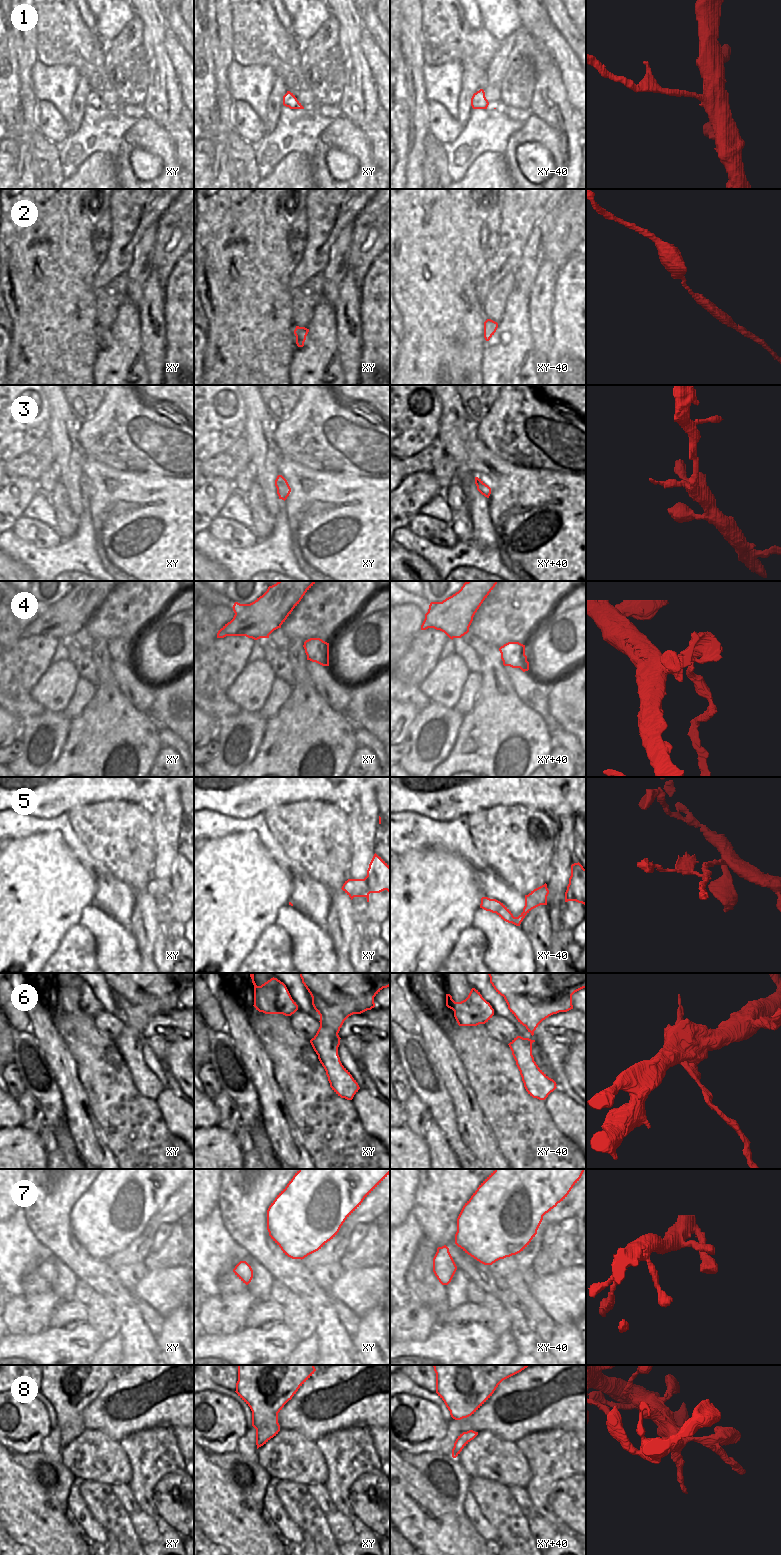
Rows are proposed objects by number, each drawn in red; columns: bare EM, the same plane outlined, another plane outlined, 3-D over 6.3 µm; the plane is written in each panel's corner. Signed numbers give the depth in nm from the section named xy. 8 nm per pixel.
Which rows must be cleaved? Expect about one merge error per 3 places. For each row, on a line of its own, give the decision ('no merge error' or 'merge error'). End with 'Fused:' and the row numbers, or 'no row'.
1: merge error
2: no merge error
3: no merge error
4: merge error
5: no merge error
6: merge error
7: no merge error
8: no merge error
Fused: 1, 4, 6

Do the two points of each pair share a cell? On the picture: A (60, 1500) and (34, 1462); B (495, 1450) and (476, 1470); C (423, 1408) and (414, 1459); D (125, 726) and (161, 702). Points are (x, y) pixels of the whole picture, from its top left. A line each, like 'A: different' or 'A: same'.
A: same
B: same
C: different
D: different

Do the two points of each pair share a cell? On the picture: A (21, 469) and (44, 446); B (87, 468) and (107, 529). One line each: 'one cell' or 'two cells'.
A: one cell
B: one cell

